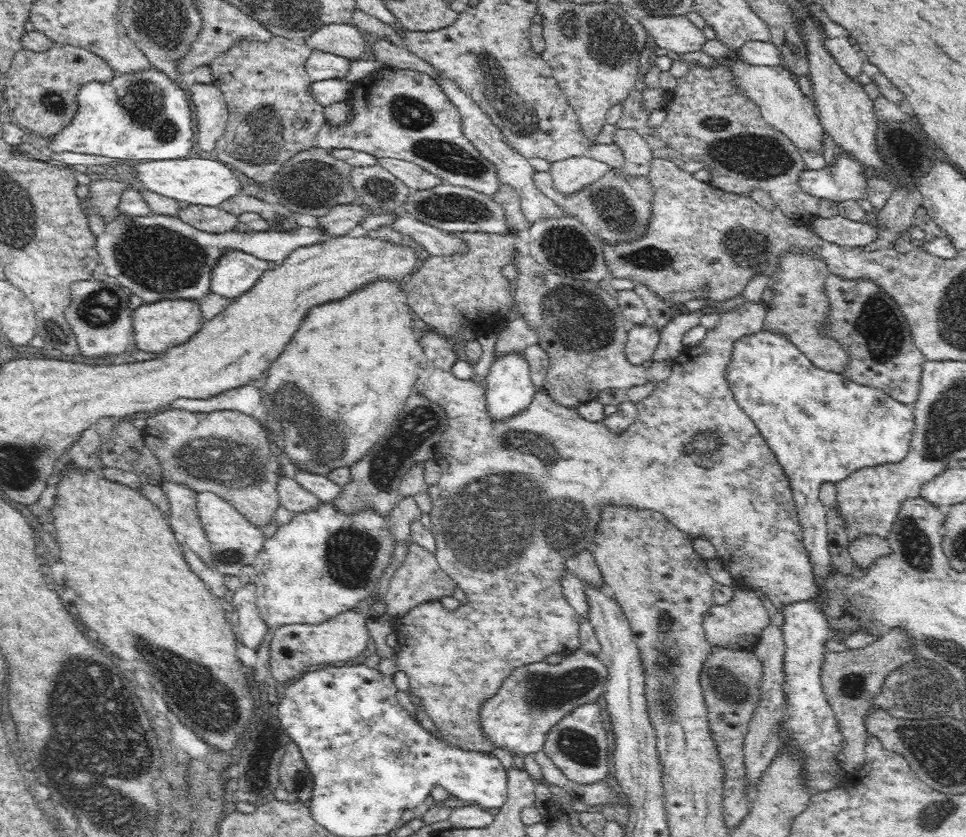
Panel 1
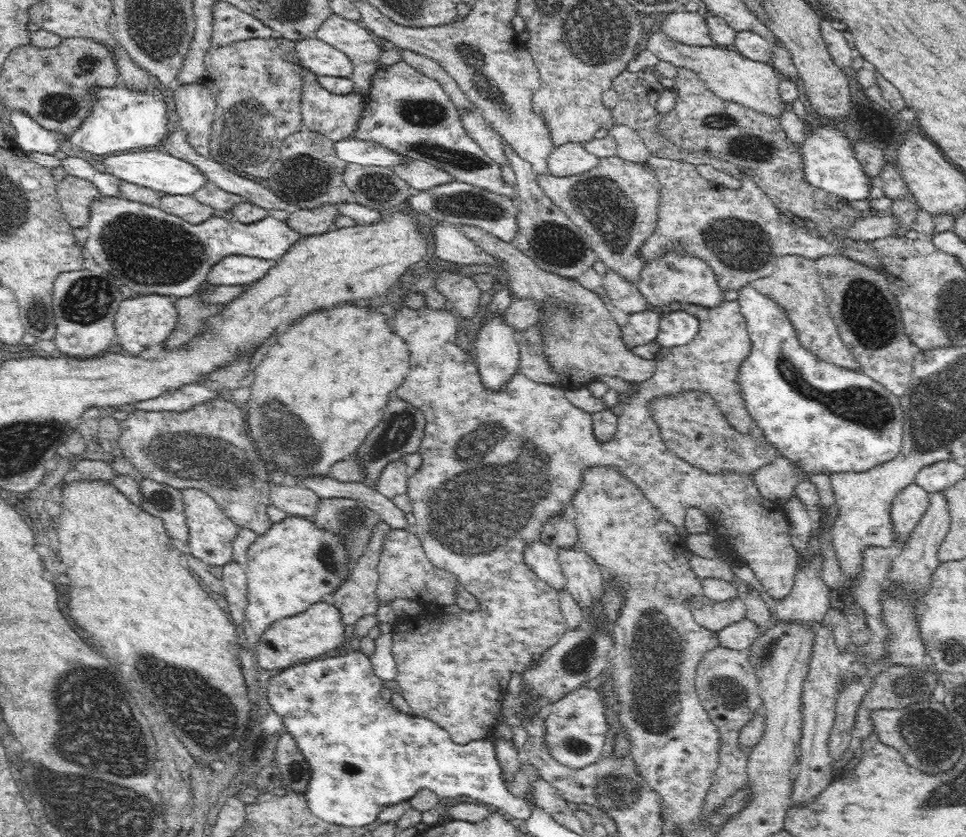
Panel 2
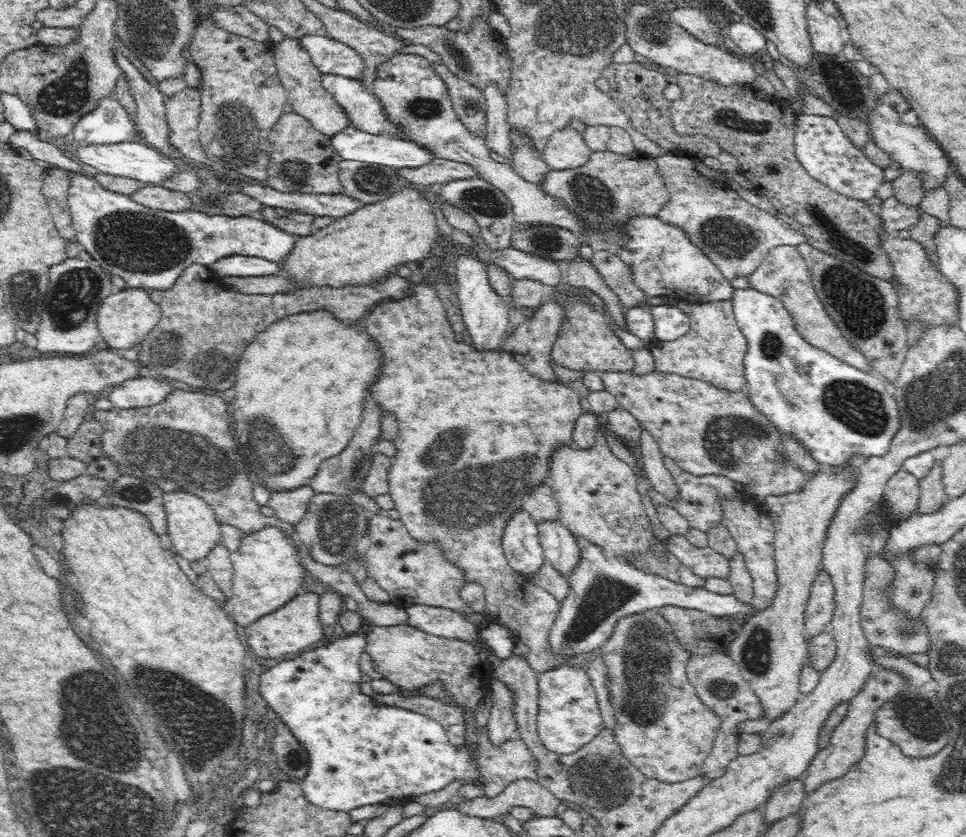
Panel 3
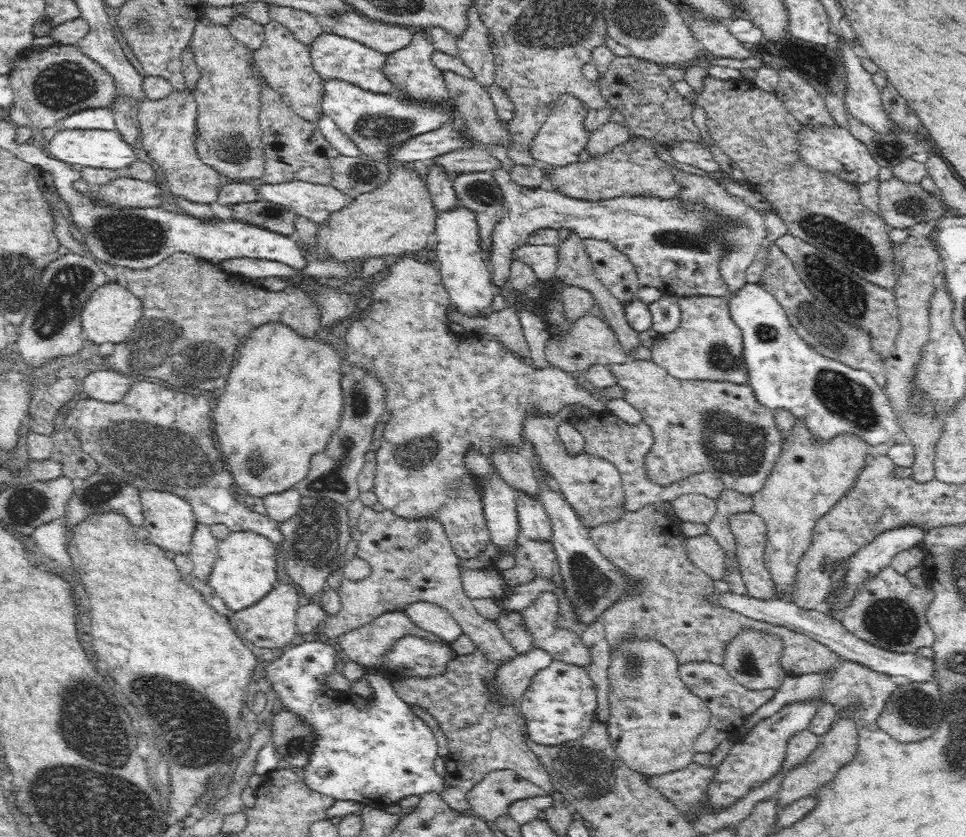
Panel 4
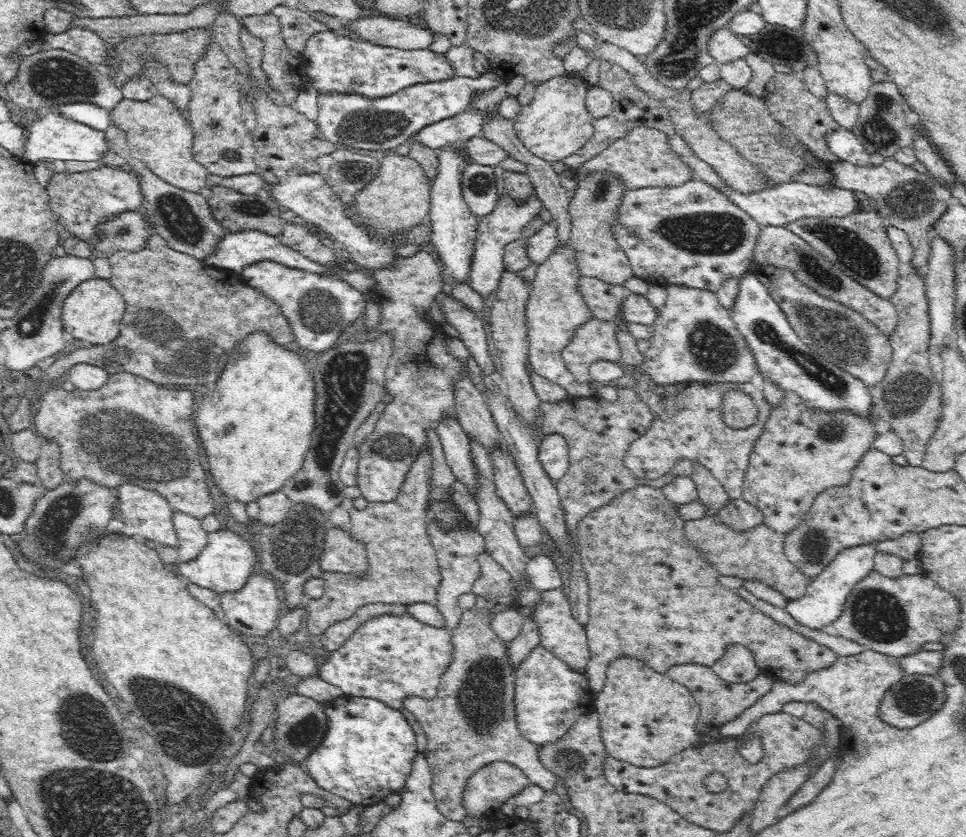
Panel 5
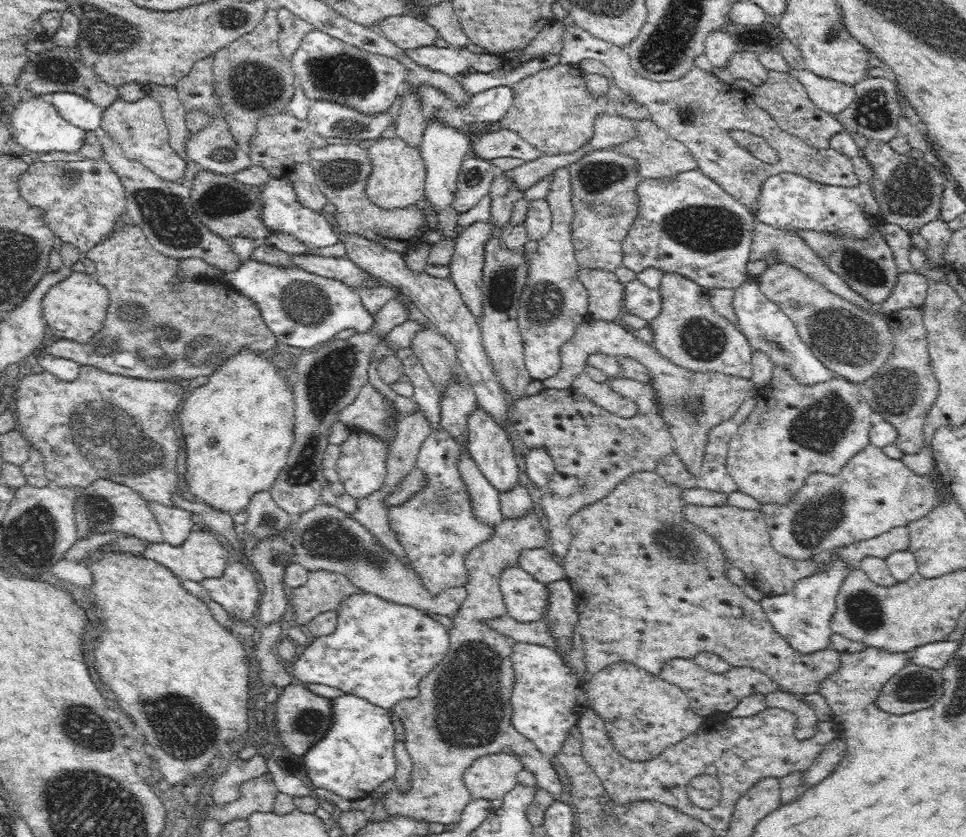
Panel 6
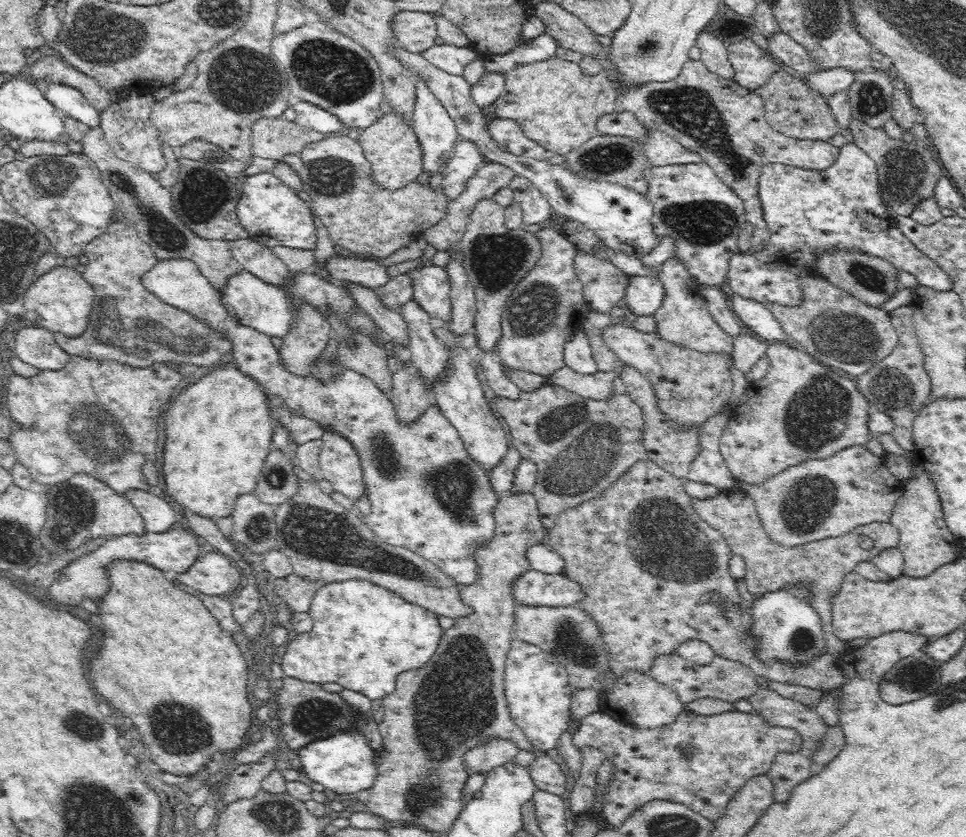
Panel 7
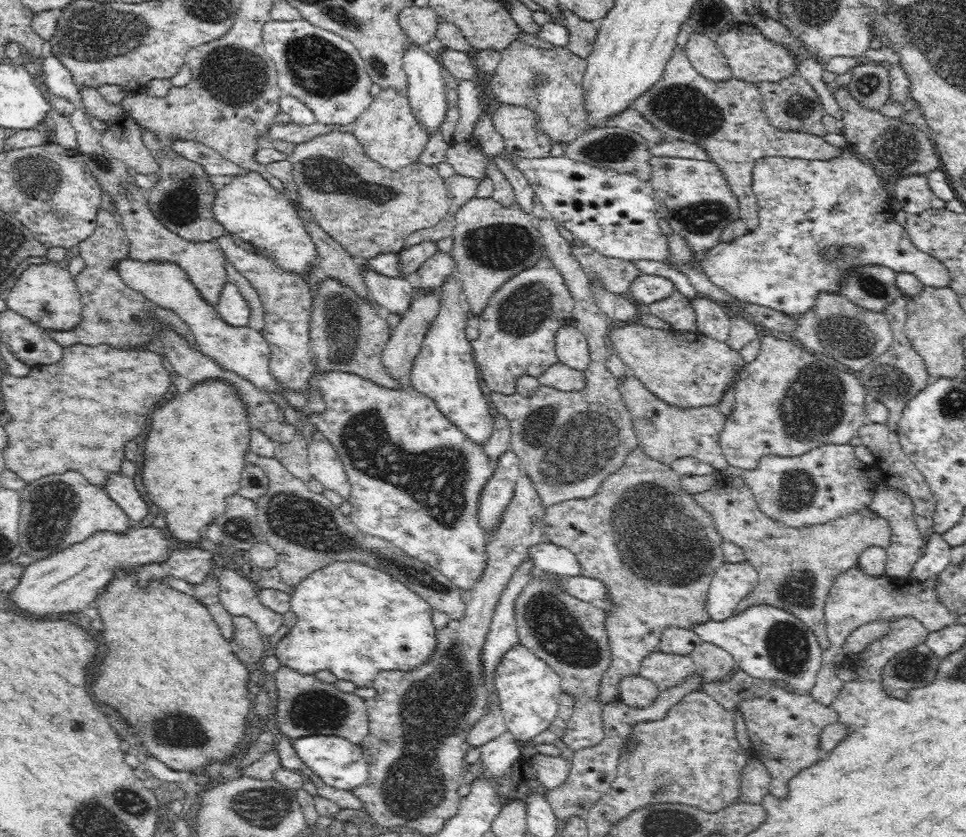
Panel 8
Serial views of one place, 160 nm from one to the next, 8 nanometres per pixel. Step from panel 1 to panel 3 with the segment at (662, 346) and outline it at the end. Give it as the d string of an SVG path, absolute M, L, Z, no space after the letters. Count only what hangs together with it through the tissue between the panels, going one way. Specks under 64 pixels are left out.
M633 214L632 221L630 222L630 224L627 225L626 230L628 230L626 234L630 234L631 239L628 244L622 244L622 246L618 248L619 257L629 266L634 282L640 287L640 289L645 292L648 298L651 298L653 296L667 296L672 300L672 302L683 299L690 303L693 303L694 305L714 301L731 300L735 289L734 287L732 287L732 285L730 285L730 281L726 277L724 277L724 275L720 272L720 269L715 265L715 263L711 261L709 256L704 253L702 249L697 247L695 243L691 242L691 239L688 238L688 235L684 233L684 231L680 229L679 226L672 226L670 223L663 222L663 220L658 220L658 218L654 218L654 215L636 216L635 214Z

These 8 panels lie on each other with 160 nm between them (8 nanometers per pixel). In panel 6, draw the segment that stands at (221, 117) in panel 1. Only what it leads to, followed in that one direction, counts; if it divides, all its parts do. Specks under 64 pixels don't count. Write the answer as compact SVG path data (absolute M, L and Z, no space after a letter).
M146 96L136 102L118 98L112 106L103 110L101 128L118 142L126 158L141 162L165 181L181 182L187 162L169 144L169 130L165 119L160 103L152 97Z

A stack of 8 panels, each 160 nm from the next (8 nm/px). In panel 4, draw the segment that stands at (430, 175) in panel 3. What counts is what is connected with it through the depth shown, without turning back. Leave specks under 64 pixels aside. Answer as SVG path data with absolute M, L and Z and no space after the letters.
M475 142L472 147L462 147L461 149L441 154L431 159L428 163L442 167L451 177L464 173L492 172L496 168L501 168L500 160L490 155L483 144Z

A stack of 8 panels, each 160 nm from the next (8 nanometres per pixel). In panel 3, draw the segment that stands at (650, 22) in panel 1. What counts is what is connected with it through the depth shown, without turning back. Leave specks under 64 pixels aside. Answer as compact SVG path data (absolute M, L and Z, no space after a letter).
M680 4L680 8L672 9L670 13L672 22L676 22L676 25L683 27L692 36L700 39L700 42L723 47L720 42L720 29L706 13L696 6L682 7Z

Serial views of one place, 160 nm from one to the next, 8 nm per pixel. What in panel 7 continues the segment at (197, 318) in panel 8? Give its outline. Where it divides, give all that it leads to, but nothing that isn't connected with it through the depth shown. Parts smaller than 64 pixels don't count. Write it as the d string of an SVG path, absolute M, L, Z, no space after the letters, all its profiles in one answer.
M161 259L142 280L144 286L162 302L194 314L215 330L229 336L233 342L233 351L226 362L234 363L242 372L253 376L275 402L284 400L291 412L315 420L327 431L349 439L357 456L361 458L362 481L365 482L366 494L372 502L372 514L362 516L362 519L366 520L369 529L378 538L388 546L402 547L424 557L460 585L476 582L479 565L474 555L477 549L491 543L494 537L495 518L492 514L499 498L491 486L489 474L468 454L457 429L443 416L438 406L427 407L425 414L414 420L412 426L402 426L386 392L363 374L350 369L342 370L332 380L292 375L278 363L281 355L270 341L271 338L259 330L241 325L236 318L230 316L221 301L220 289L214 289L197 264L191 260Z

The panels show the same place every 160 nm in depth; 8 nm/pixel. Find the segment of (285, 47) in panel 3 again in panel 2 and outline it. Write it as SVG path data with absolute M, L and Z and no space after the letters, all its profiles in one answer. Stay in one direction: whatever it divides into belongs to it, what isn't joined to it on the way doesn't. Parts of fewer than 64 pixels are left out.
M299 68L299 72L302 74L301 80L305 81L305 85L301 87L301 117L304 128L323 134L334 142L348 139L359 125L363 113L366 112L366 97L357 92L347 95L329 93L319 85L319 77L316 74L308 71L307 68Z

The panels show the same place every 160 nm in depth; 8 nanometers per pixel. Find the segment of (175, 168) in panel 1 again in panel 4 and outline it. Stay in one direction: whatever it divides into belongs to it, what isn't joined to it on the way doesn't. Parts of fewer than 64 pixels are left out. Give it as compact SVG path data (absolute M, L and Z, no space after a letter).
M68 130L56 134L50 144L50 156L54 156L68 164L80 164L80 166L92 168L104 168L110 170L127 169L136 161L149 161L146 153L139 146L130 146L120 138L116 131L107 130Z

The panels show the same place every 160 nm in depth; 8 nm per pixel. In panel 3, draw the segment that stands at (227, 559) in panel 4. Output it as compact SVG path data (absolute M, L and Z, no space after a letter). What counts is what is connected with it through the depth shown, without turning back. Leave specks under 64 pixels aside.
M265 526L262 530L247 534L247 536L242 538L242 545L240 546L240 550L238 550L238 552L232 552L232 554L231 553L229 554L229 558L231 559L231 563L233 564L233 566L231 568L231 579L230 579L230 585L231 585L230 593L231 593L231 595L229 595L229 597L227 597L227 600L223 603L222 606L224 607L224 609L228 613L228 615L233 619L234 623L239 624L242 627L247 627L250 623L256 622L257 619L262 618L264 615L270 614L273 611L275 611L277 608L284 606L285 603L288 603L289 600L291 600L295 595L298 595L298 594L300 594L304 591L303 588L304 588L304 585L306 584L306 572L308 570L303 565L303 560L301 560L301 554L304 554L304 553L302 553L302 551L300 551L300 548L305 548L305 552L307 552L307 554L309 554L309 550L305 546L302 546L302 544L300 544L299 540L295 538L294 533L293 534L287 534L287 535L288 535L288 537L286 537L285 530L278 528L277 526Z

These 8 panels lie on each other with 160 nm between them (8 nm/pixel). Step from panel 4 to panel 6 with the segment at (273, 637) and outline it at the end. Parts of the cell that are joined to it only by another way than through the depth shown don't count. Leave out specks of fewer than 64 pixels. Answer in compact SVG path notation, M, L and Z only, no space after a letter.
M241 561L225 564L222 576L203 580L201 585L214 601L231 615L231 622L255 621L262 592L260 578L253 568Z

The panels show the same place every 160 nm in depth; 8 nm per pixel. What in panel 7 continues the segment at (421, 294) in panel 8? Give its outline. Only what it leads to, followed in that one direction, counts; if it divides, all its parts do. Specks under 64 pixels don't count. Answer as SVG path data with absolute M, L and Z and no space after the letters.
M410 366L394 374L394 398L391 402L397 418L413 423L425 414L427 407L435 404L435 397L426 390L426 385L418 376L418 369Z

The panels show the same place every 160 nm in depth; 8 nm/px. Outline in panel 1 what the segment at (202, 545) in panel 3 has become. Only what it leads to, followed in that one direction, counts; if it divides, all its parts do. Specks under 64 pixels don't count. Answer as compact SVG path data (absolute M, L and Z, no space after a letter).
M208 491L197 494L197 507L200 522L205 530L208 543L214 552L215 570L226 575L240 576L244 566L253 566L255 558L264 547L268 538L260 531L260 527L253 525L238 510L234 509L227 500Z

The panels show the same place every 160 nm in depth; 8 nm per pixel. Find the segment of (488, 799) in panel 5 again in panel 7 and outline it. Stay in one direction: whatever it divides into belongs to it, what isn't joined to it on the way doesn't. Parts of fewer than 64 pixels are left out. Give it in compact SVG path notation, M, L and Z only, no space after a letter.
M490 739L464 753L464 768L468 774L476 773L476 775L482 775L485 778L496 767L514 762L518 751L518 747L510 741Z

